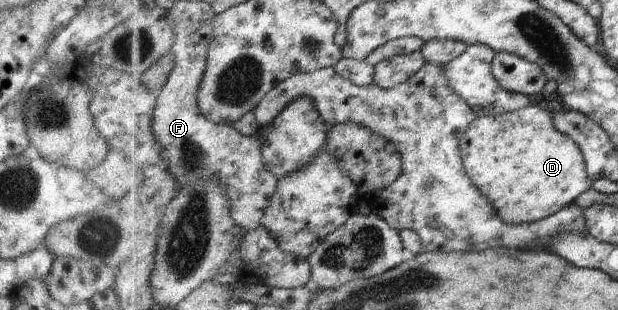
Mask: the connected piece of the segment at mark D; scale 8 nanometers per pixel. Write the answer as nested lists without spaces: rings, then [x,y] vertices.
[[[538,105],[499,116],[477,116],[462,136],[460,151],[463,164],[473,184],[493,203],[502,221],[508,224],[534,223],[553,216],[575,203],[580,195],[593,187],[587,174],[587,161],[580,146],[559,129],[552,113]]]

